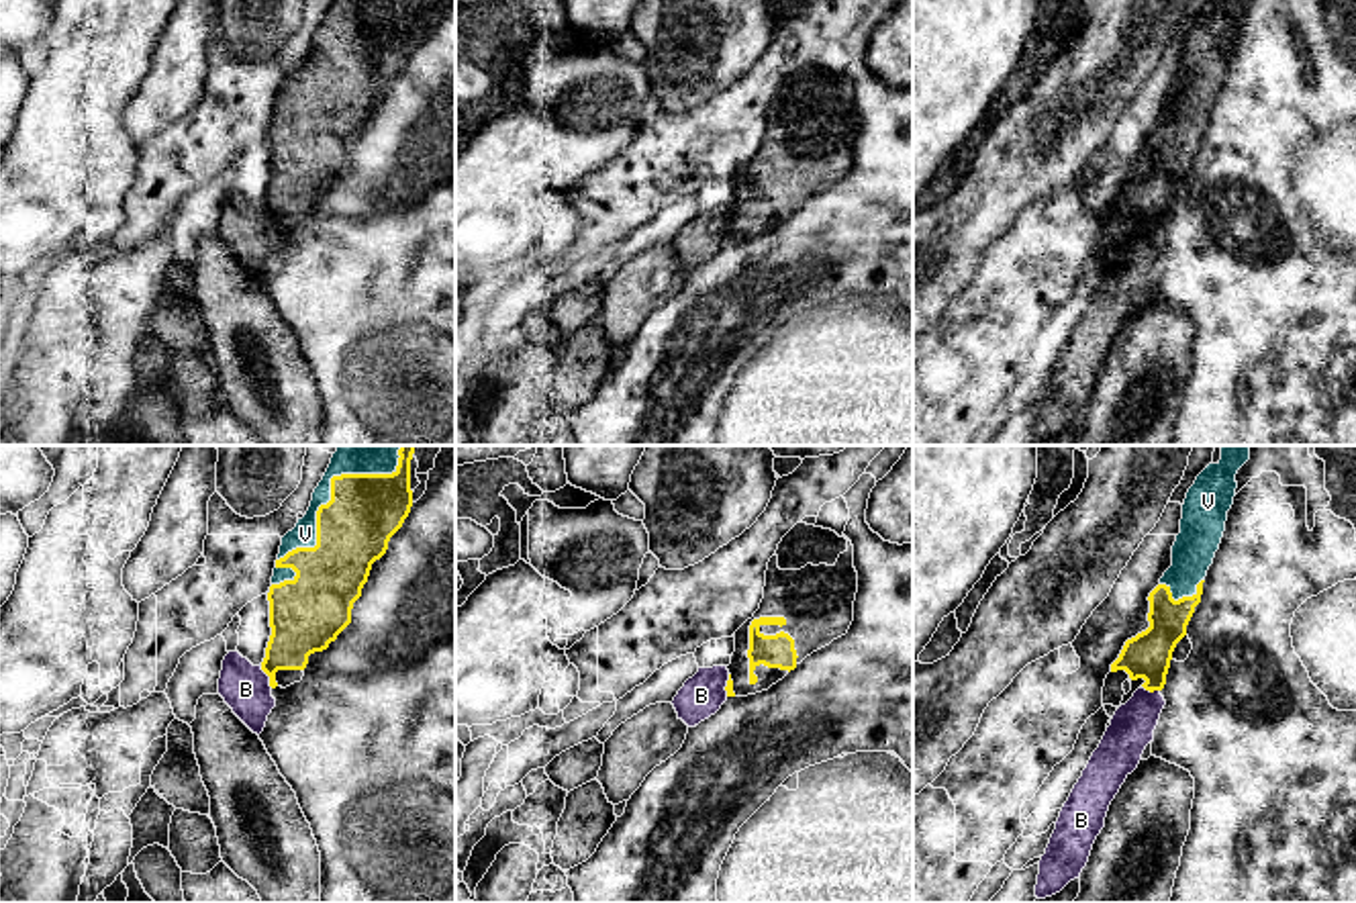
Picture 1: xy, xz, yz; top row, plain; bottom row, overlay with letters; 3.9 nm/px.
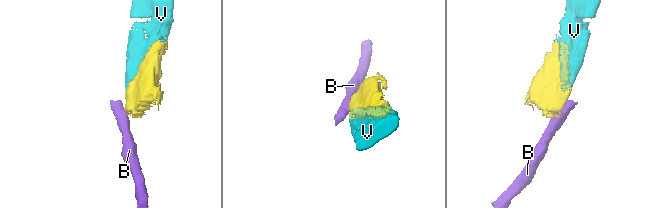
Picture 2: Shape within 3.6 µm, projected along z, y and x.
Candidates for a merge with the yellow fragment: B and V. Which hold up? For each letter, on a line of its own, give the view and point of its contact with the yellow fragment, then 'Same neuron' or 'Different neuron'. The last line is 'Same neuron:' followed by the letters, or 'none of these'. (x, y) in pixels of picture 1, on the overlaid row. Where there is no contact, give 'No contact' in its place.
B: Touches yellow at xy (268, 675). Different neuron
V: Touches yellow at xy (331, 489). Same neuron
Same neuron: V

